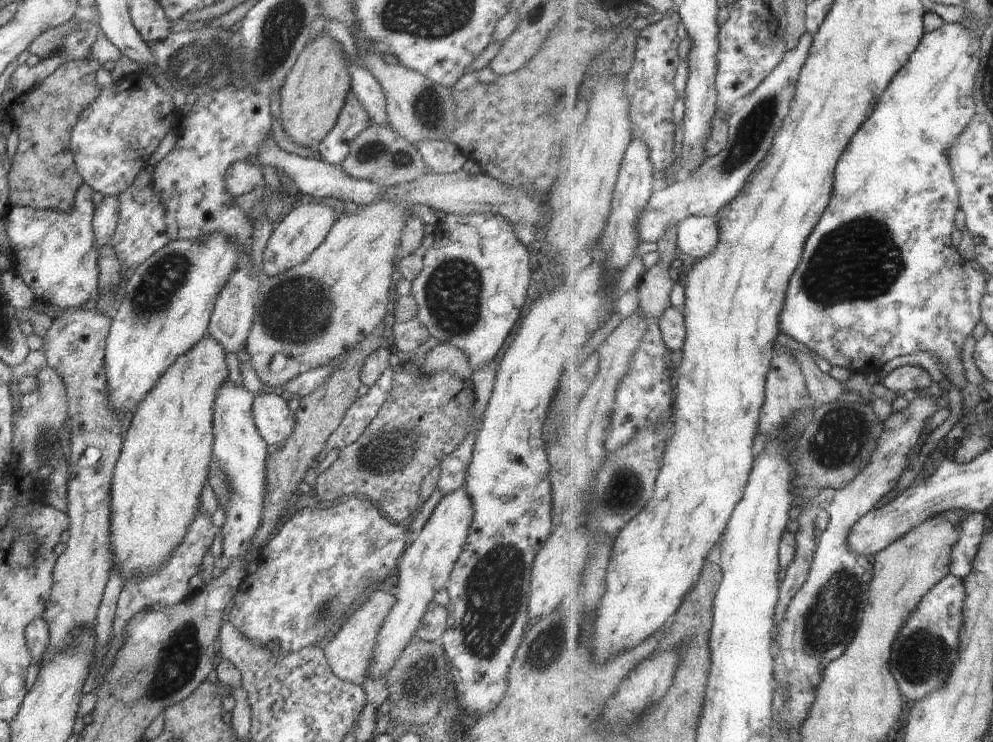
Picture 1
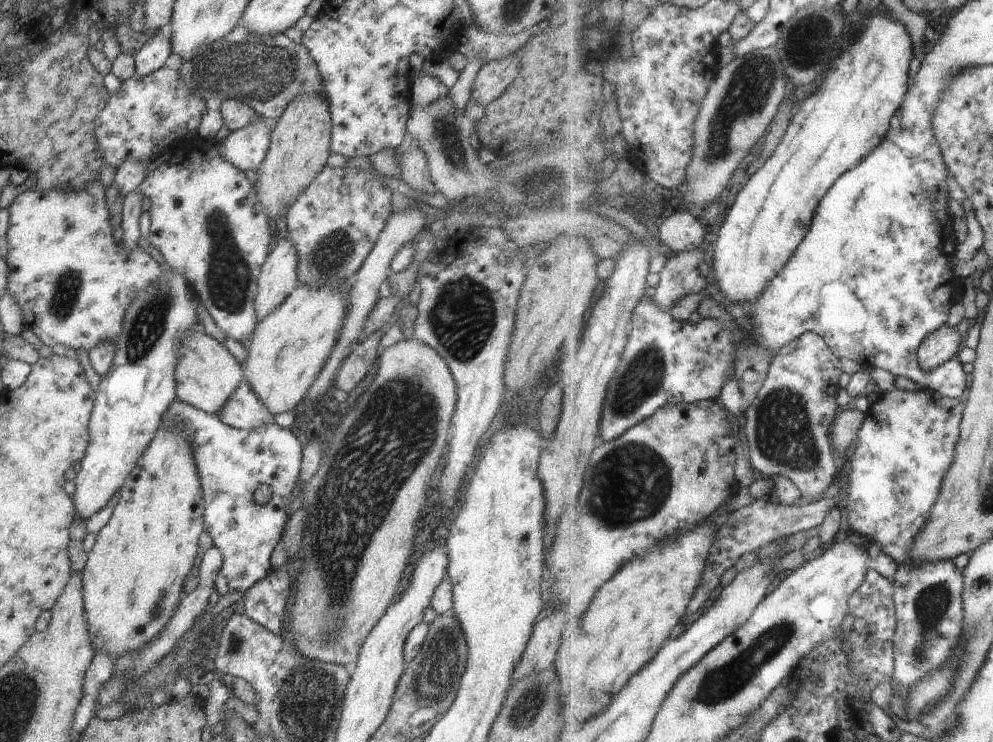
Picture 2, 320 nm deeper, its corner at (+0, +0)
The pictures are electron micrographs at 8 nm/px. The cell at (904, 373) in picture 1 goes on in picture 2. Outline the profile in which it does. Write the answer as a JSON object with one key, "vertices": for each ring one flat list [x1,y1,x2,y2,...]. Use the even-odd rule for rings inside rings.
{"vertices":[[944,325,934,331,920,345,919,359,922,366,930,370,958,357,958,351,964,346,965,339,966,337,960,337,956,327]]}

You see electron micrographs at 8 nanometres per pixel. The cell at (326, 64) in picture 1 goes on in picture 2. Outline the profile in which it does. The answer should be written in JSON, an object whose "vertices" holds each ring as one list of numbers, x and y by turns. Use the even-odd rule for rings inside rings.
{"vertices":[[324,92,304,93,298,95,285,109,277,120,276,127,271,132,269,149,262,164,256,171,258,176,254,183,254,190,259,205,264,207,269,220,274,221,280,216,286,216,287,210,298,200,298,197,308,188,308,185,318,176,318,173,327,165,326,161,331,152,331,116,329,104]]}

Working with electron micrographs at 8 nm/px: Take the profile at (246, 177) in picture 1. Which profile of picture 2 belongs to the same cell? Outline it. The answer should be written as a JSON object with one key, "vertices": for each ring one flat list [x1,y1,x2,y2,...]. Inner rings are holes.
{"vertices":[[262,117,243,129,230,132,220,143,221,156,245,173,258,170,269,149,271,131]]}

